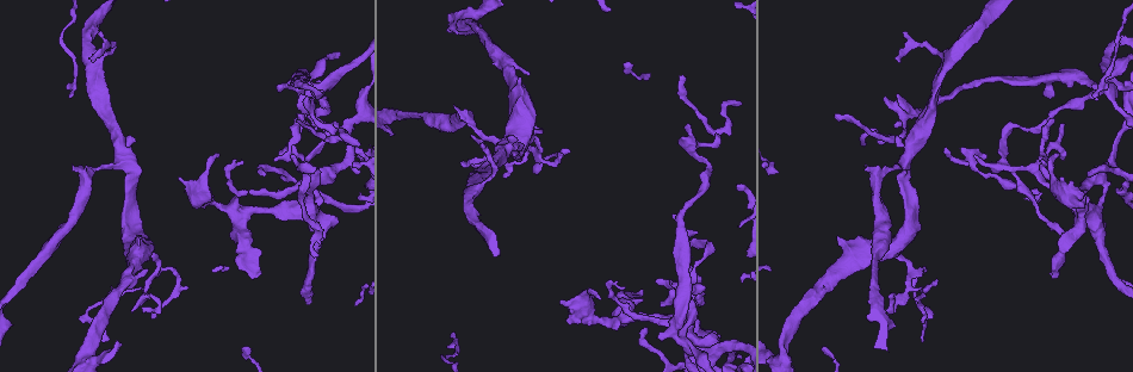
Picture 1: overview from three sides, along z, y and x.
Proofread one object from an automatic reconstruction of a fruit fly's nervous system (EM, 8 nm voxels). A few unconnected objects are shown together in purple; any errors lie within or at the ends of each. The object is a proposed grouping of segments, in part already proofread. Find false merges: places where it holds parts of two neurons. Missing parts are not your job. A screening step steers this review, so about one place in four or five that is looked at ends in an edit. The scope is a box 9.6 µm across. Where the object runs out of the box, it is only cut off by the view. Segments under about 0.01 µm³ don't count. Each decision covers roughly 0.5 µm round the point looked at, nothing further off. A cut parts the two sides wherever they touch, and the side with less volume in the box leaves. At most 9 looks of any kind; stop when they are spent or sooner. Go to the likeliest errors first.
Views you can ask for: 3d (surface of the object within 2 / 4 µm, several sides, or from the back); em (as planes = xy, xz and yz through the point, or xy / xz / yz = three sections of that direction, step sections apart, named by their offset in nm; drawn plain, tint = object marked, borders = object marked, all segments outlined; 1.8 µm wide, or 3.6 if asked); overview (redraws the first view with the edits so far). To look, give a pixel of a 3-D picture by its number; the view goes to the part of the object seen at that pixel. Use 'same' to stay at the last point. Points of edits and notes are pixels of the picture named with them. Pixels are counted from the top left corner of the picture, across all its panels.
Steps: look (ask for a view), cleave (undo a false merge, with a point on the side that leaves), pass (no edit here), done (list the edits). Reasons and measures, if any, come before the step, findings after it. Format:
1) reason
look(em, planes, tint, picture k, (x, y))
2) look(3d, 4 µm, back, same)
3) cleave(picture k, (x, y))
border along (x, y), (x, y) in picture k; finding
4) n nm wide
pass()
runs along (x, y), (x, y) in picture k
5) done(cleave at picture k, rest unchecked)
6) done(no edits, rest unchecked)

sharp bend
look(em, planes, tint, picture 1, (687, 347))

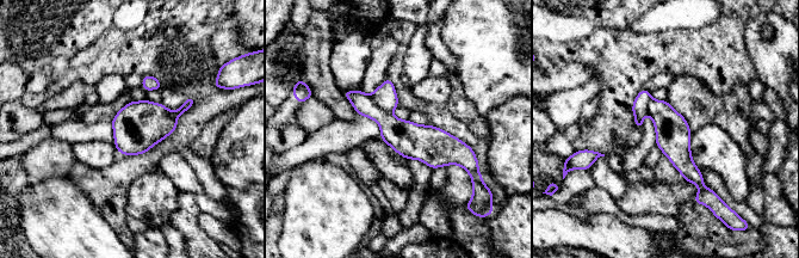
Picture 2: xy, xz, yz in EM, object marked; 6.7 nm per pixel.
240 nm wide
pass()
runs along (347, 93), (404, 137), (465, 154) in picture 2; one neuron here

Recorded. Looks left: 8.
narrows sharply
look(em, xy, step 16, tint, picture 1, (889, 168))

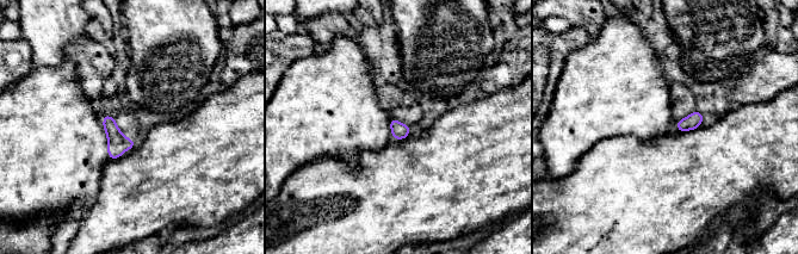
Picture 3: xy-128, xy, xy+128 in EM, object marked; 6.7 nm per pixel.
cleave(picture 3, (128, 144))
border along (121, 132), (124, 150) in picture 3; a second neuron is stuck on

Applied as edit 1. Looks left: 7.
sudden change in width
look(em, planes, tint, picture 1, (1100, 182))

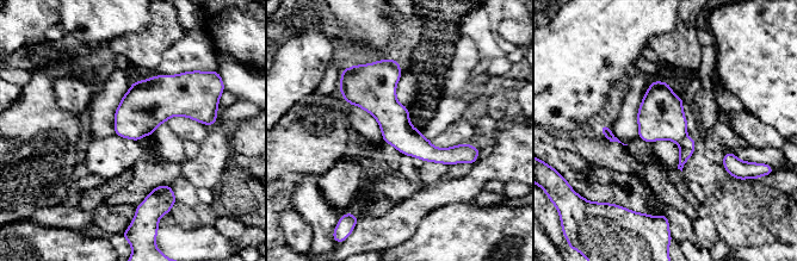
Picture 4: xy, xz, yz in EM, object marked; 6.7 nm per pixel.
220 nm wide
cleave(picture 4, (686, 147))
border along (685, 136), (678, 143) in picture 4; a second neuron is stuck on

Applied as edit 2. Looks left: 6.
abrupt turn
look(em, xz, step 8, tint, picture 1, (113, 45))

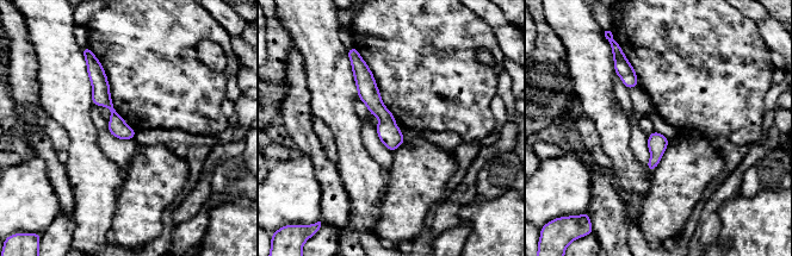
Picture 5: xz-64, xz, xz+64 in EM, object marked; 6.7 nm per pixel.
look(em, planes, borders, same)

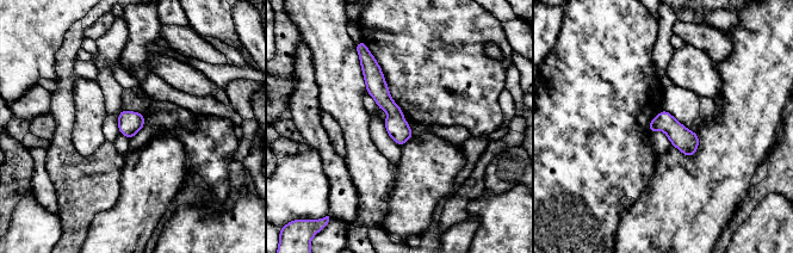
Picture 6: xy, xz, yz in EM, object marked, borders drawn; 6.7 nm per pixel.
pass()
runs along (372, 61), (401, 141) in picture 6; all the same neuron

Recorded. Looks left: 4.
done(cleave at picture 3, cleave at picture 4, rest unchecked)

